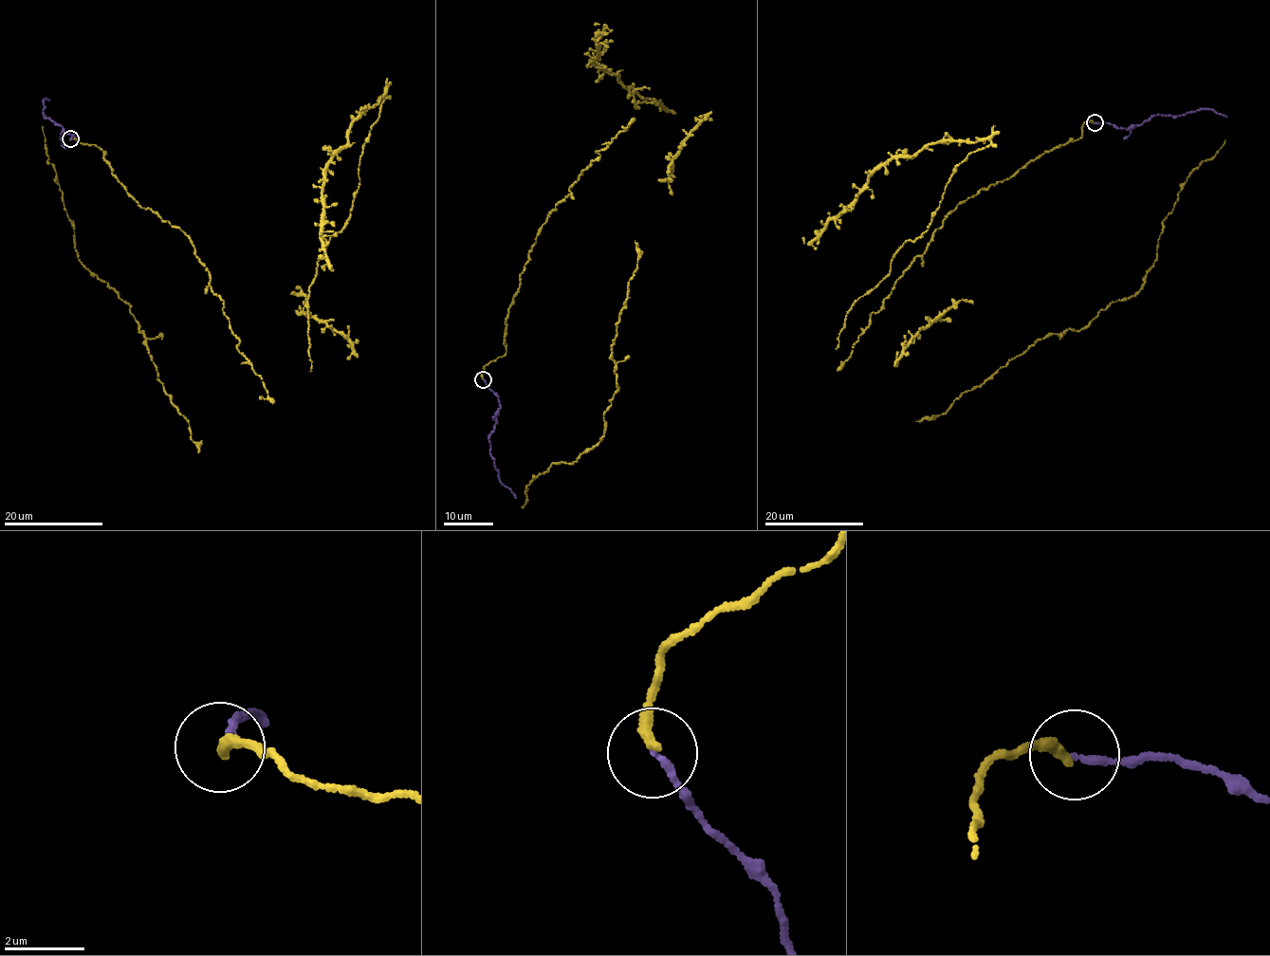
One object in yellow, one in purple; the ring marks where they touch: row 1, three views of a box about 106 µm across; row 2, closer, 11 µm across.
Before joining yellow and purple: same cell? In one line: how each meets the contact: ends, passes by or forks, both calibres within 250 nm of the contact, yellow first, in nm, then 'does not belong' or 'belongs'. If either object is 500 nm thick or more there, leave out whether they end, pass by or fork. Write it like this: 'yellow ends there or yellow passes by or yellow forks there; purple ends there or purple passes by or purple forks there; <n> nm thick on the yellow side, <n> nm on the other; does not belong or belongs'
yellow ends there; purple ends there; 280 nm thick on the yellow side, 170 nm on the other; belongs

